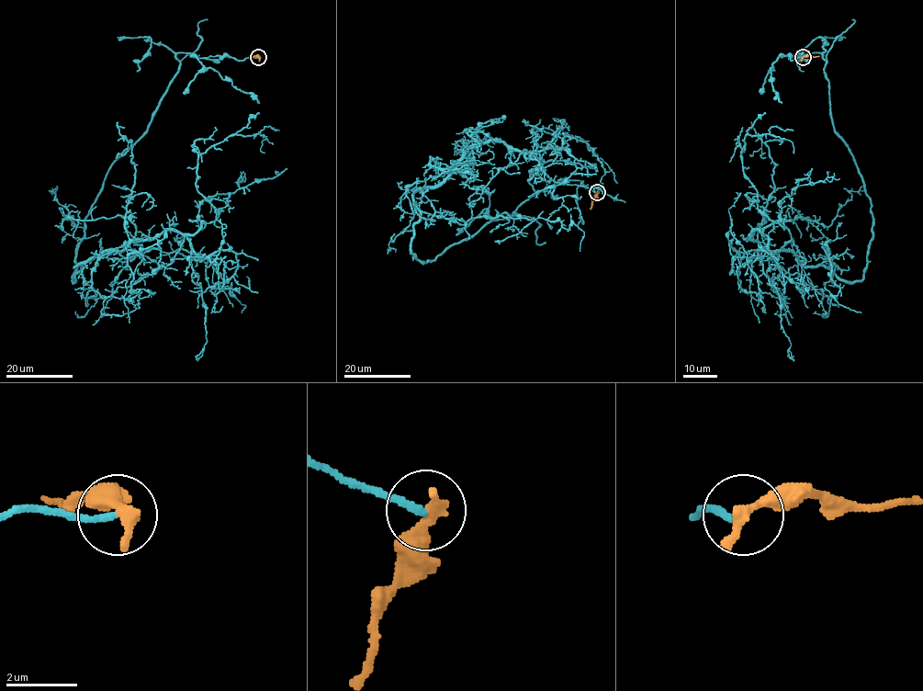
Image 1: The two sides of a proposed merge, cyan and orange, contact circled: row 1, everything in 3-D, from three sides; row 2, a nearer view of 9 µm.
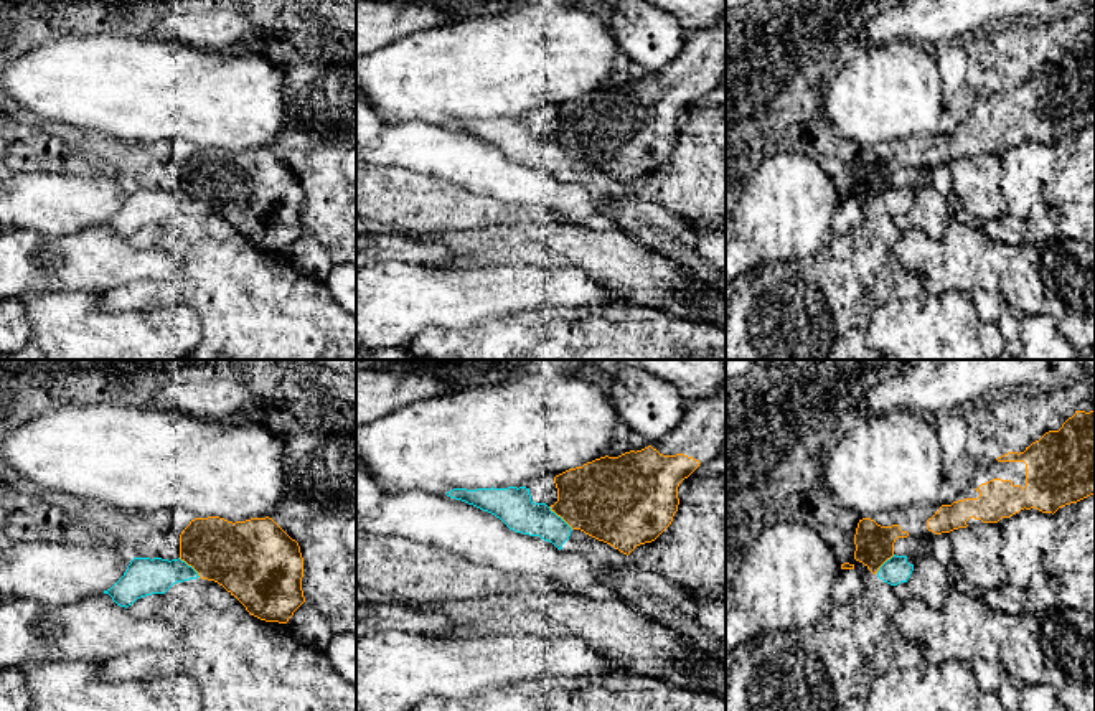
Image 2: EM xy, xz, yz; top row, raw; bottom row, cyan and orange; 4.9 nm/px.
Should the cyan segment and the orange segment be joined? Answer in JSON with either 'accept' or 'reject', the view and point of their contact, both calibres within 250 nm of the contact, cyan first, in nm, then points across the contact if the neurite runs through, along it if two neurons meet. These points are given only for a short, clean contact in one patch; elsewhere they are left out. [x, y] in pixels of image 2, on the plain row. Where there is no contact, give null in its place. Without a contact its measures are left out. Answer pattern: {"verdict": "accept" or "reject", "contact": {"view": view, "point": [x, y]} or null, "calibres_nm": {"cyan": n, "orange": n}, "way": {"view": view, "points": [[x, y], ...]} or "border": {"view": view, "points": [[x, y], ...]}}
{"verdict": "reject", "contact": {"view": "xz", "point": [559, 147]}, "calibres_nm": {"cyan": 180, "orange": 400}}

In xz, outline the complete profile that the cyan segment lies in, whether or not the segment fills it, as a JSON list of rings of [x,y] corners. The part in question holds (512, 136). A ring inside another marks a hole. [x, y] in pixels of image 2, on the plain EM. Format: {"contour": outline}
{"contour": [[[454,119],[445,125],[495,145],[516,163],[539,167],[557,180],[584,185],[597,213],[615,228],[674,261],[707,287],[726,294],[726,272],[698,252],[698,234],[693,228],[613,177],[572,160],[546,134],[534,134],[529,119]]]}

